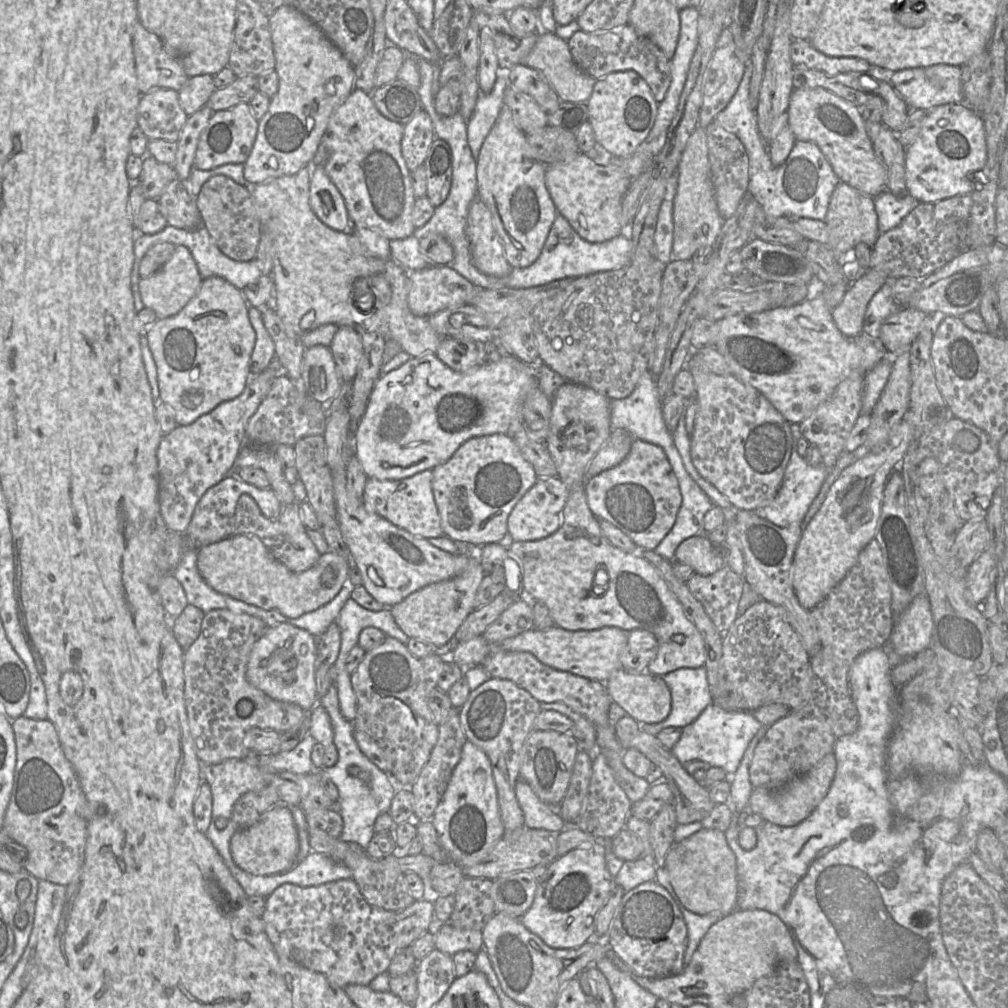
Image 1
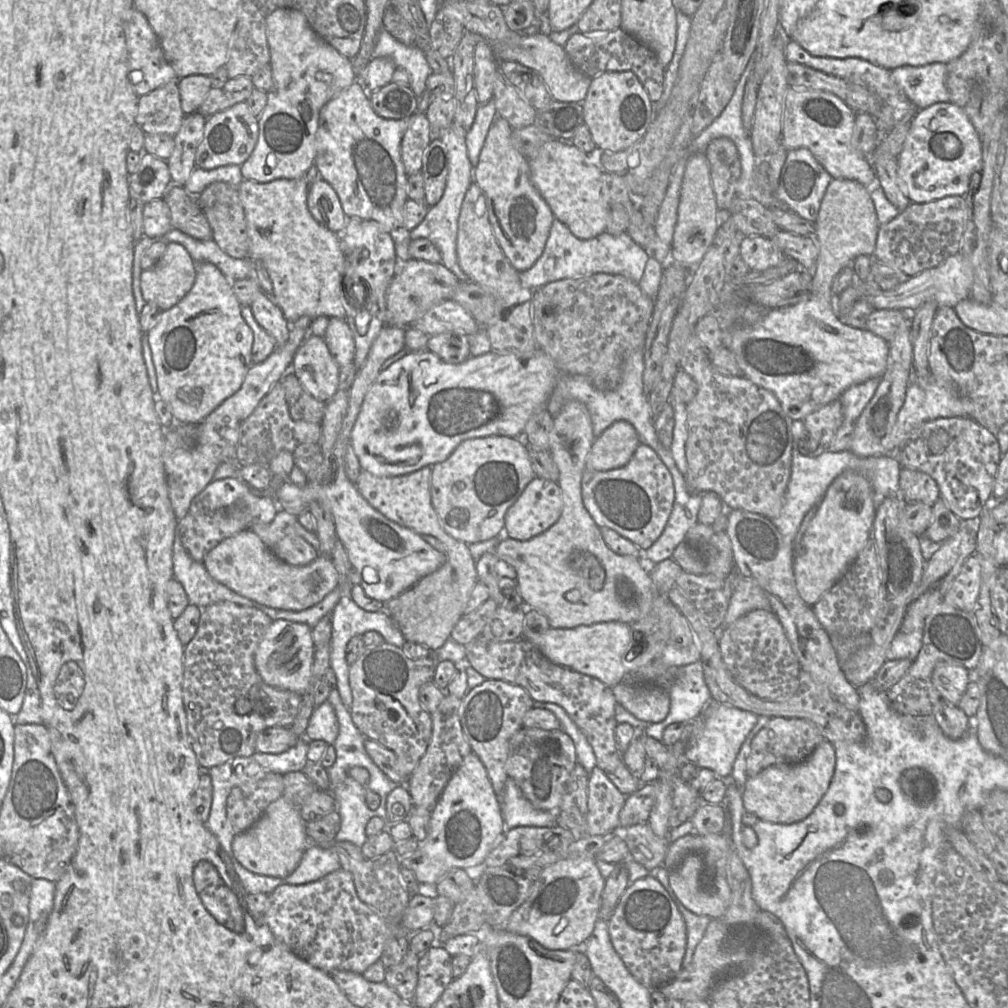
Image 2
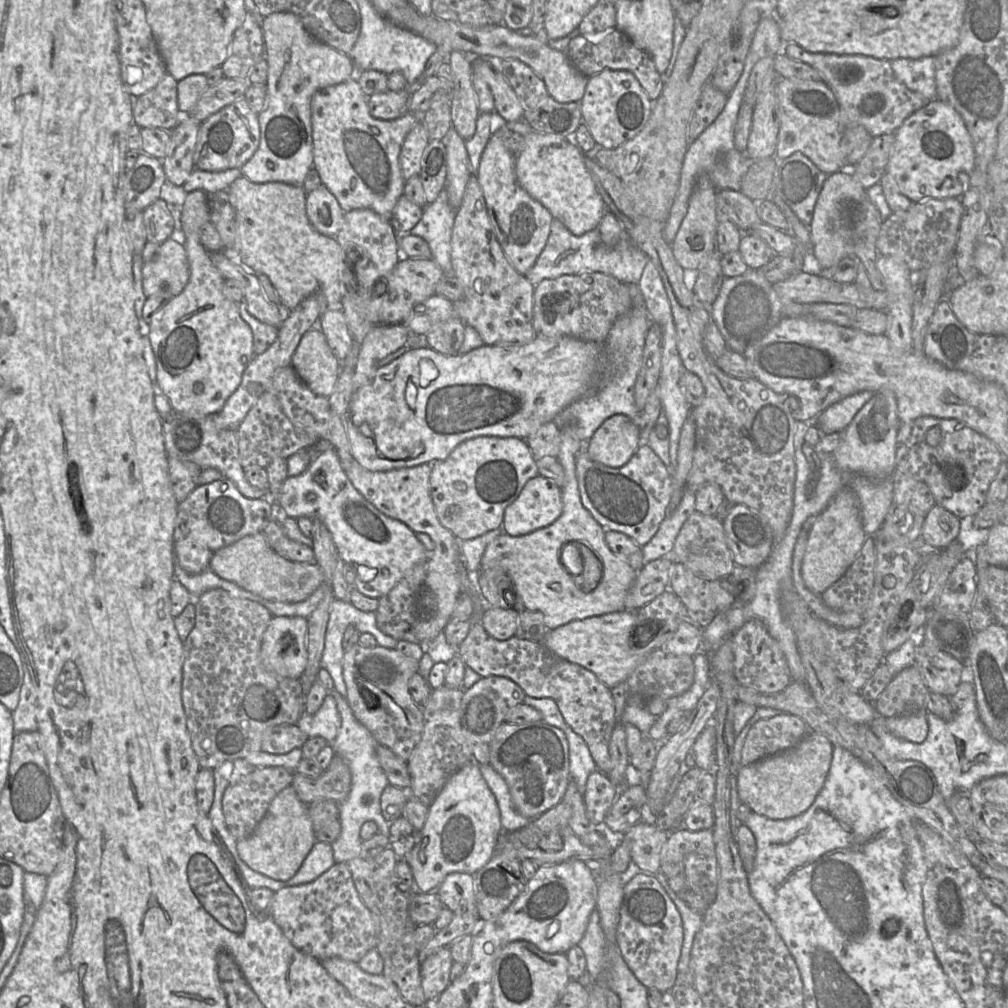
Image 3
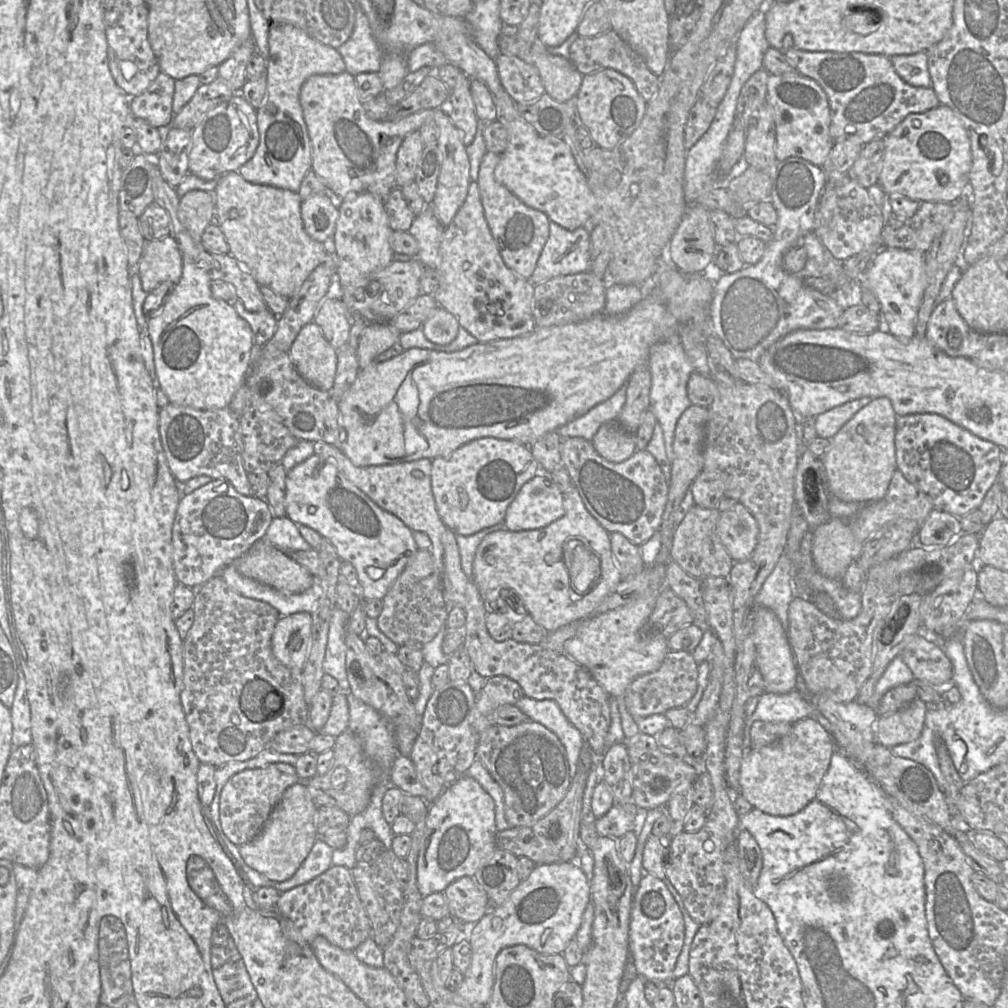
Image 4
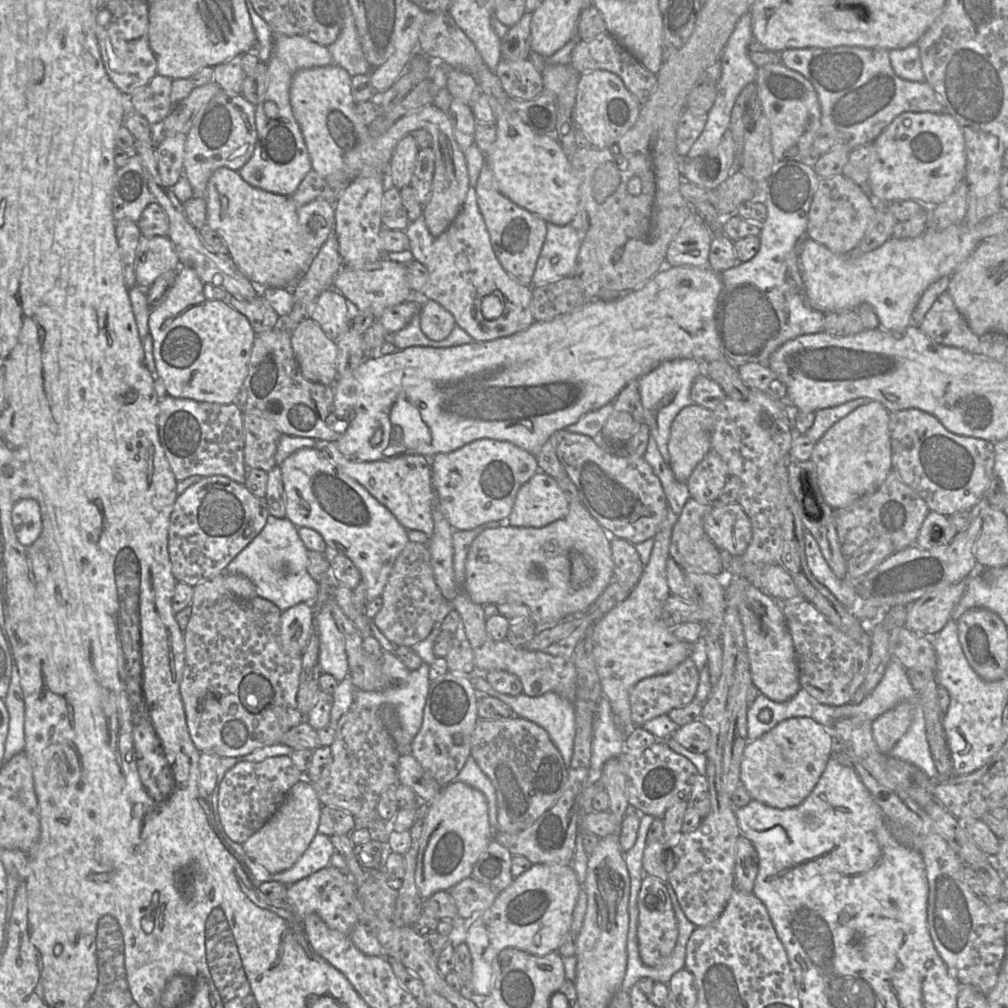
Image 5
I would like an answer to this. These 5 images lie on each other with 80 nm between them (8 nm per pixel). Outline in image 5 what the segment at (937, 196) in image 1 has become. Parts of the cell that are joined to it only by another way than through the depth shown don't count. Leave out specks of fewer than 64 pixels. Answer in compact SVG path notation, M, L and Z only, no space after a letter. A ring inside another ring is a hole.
M946 111L904 112L871 143L875 147L875 160L870 168L868 184L873 194L886 204L911 200L924 210L932 210L965 180L964 134Z

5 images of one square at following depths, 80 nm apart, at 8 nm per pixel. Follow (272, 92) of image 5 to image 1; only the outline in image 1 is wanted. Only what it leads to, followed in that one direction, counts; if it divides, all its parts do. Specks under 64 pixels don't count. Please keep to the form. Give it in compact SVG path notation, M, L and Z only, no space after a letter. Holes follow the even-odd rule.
M280 6L269 17L269 26L272 37L272 44L275 56L275 71L278 75L279 86L276 94L270 98L269 108L265 115L258 121L258 129L255 142L248 159L244 163L244 178L247 185L256 185L280 176L294 175L304 166L312 165L317 148L322 141L323 135L328 125L328 121L335 109L340 106L351 94L355 84L354 66L344 57L339 48L330 41L322 30L311 21L305 14L293 6Z

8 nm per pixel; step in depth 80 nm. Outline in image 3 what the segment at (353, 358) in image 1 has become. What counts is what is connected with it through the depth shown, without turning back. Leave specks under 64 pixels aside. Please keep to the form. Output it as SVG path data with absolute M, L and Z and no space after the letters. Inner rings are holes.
M326 308L317 326L335 356L342 362L352 347L353 337L341 308Z

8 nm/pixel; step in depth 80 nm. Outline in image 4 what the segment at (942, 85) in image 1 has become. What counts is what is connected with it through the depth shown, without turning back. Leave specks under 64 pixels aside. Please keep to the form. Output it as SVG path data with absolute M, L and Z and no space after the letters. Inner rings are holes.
M917 52L910 55L893 55L889 59L896 73L907 84L926 88L932 86L926 52Z

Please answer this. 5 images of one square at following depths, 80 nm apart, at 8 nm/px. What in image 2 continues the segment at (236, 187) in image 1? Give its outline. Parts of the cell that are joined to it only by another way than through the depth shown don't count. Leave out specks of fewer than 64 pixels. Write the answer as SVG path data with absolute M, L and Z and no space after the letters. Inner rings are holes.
M222 181L213 182L200 193L197 202L211 226L212 239L219 247L231 257L249 258L247 220L239 197L238 186Z

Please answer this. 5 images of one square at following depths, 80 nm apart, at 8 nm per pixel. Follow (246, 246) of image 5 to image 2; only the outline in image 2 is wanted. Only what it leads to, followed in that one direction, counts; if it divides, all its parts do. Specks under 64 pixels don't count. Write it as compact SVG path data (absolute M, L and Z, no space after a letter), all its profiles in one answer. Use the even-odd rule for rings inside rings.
M303 177L276 179L270 182L243 179L238 186L239 197L247 220L249 258L253 261L261 261L266 267L273 284L271 298L281 308L289 323L301 316L309 316L312 319L319 316L328 318L345 318L346 316L345 258L340 248L340 234L319 224L309 212L307 207L309 185Z

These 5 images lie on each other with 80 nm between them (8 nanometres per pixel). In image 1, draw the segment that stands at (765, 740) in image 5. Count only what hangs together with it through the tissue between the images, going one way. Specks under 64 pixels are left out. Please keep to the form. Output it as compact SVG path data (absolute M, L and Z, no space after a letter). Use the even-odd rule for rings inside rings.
M831 752L808 772L795 777L781 789L753 788L747 810L759 814L764 821L772 822L778 826L795 826L806 819L825 797L833 780L835 770L836 759L833 752Z

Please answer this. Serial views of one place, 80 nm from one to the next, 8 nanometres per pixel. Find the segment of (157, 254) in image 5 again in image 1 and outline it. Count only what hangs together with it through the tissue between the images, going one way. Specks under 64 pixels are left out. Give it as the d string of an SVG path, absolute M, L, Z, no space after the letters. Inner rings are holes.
M176 245L171 258L159 271L147 278L140 278L139 292L145 307L153 310L158 319L164 319L176 315L190 302L202 280L190 250L183 245Z

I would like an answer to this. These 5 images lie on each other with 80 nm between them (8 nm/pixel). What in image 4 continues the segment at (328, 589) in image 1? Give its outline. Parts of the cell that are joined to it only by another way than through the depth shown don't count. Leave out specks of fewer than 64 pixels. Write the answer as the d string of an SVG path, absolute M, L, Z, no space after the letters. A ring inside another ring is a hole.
M265 539L255 542L232 565L244 577L286 594L302 593L314 580L304 566Z

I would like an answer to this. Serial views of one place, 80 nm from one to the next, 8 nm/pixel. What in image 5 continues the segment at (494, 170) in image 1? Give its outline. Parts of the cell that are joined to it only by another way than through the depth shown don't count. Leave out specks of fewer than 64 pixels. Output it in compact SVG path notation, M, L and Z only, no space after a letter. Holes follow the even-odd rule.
M486 164L481 169L475 190L478 208L499 263L517 282L533 287L532 277L546 238L547 222L503 195L497 189L492 171Z

